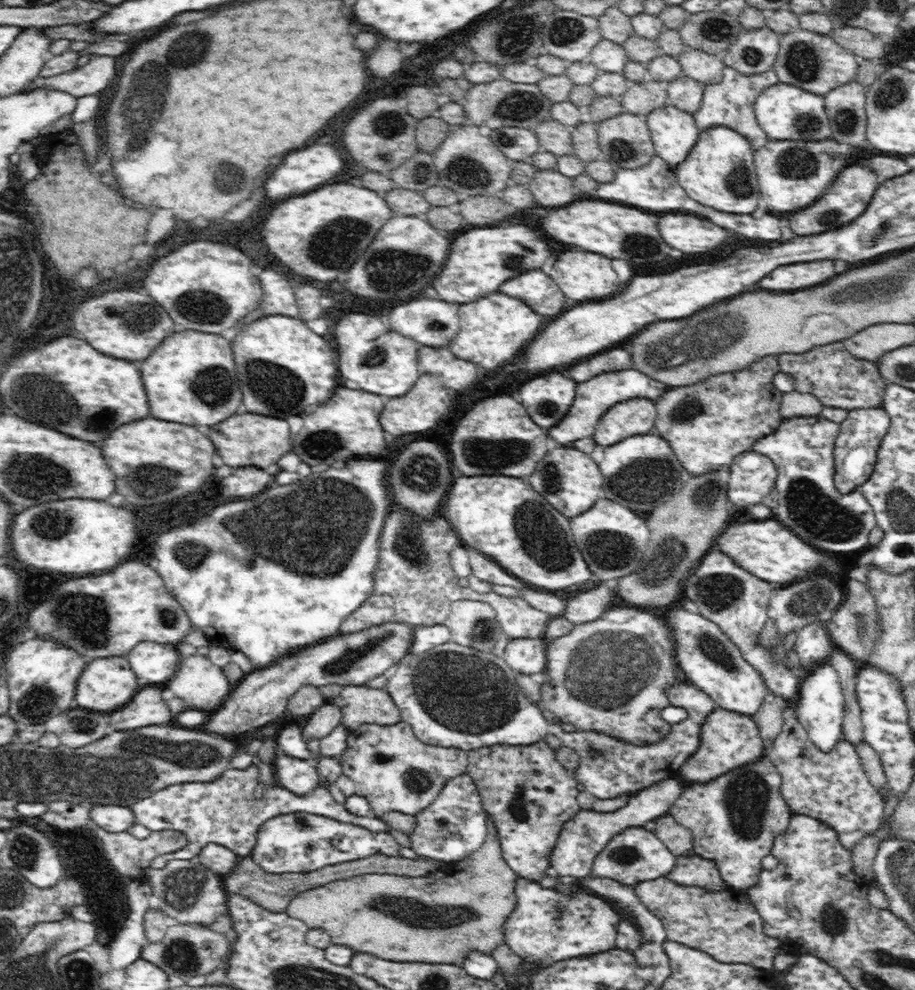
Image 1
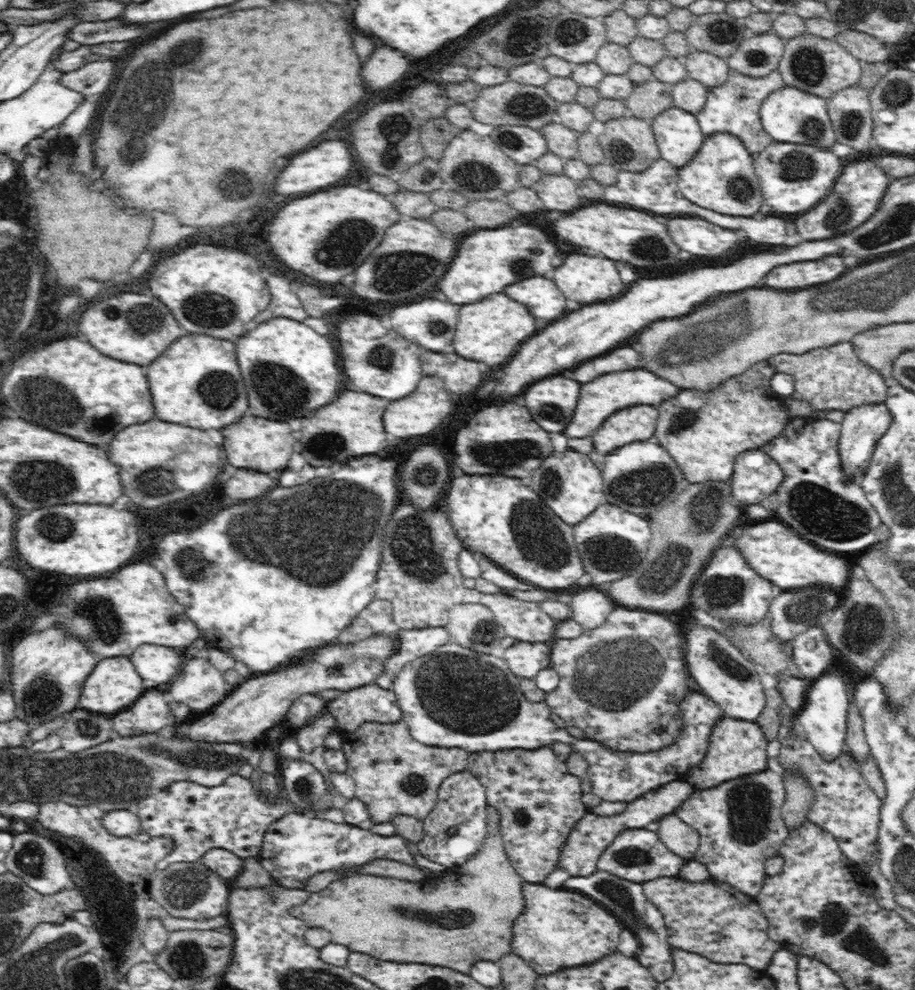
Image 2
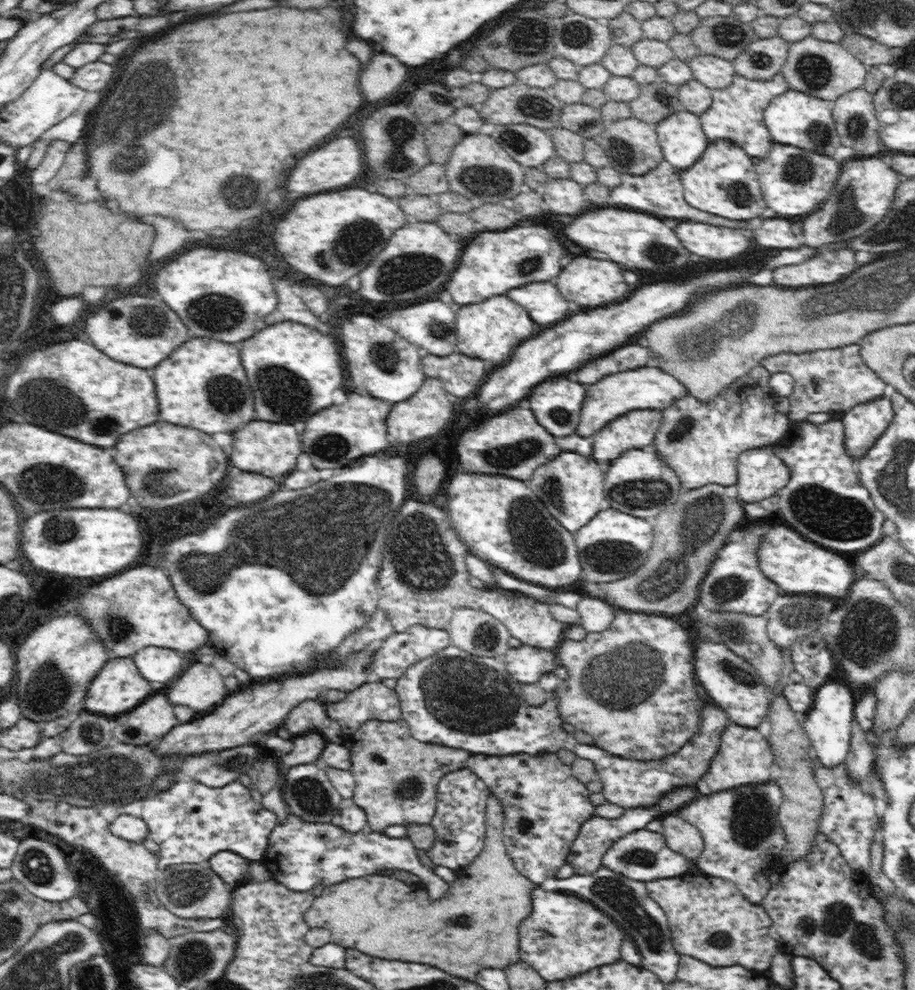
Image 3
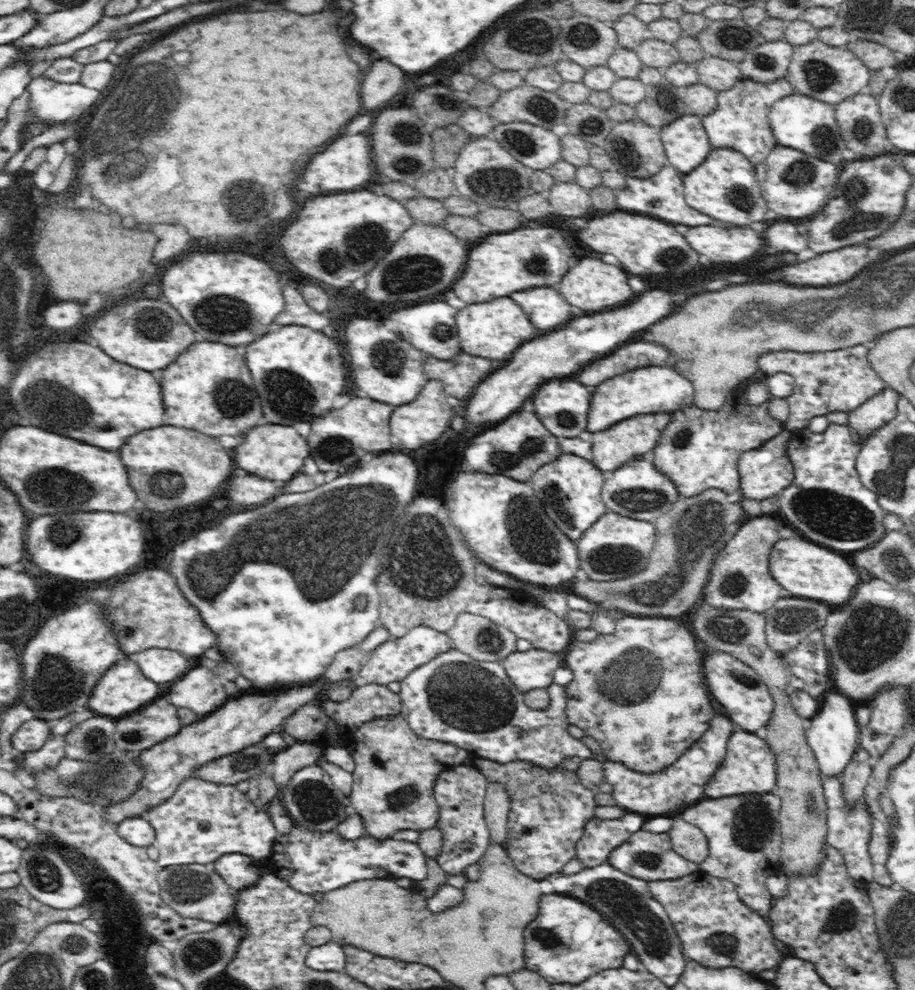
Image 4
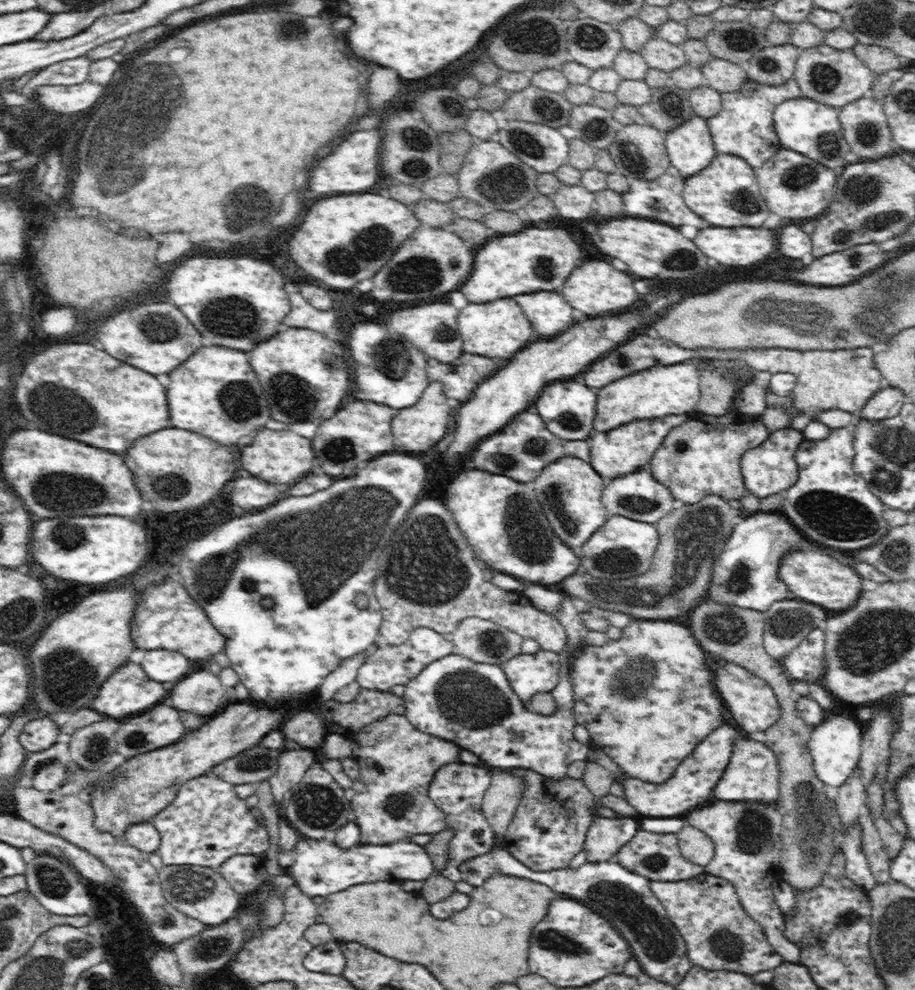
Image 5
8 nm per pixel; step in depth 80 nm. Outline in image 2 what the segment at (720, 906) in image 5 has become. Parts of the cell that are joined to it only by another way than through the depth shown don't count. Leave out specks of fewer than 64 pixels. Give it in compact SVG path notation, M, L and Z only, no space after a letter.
M660 877L642 883L646 898L661 910L668 929L668 942L675 948L701 954L720 965L744 964L756 971L767 971L774 954L782 946L769 937L768 920L753 897L717 879L690 882Z

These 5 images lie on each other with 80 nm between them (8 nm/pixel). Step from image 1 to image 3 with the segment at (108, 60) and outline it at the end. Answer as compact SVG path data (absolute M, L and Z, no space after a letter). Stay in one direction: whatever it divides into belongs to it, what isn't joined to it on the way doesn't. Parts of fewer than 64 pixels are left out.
M95 61L76 69L70 78L66 78L66 81L86 92L100 91L103 93L114 76L114 68L114 64Z

